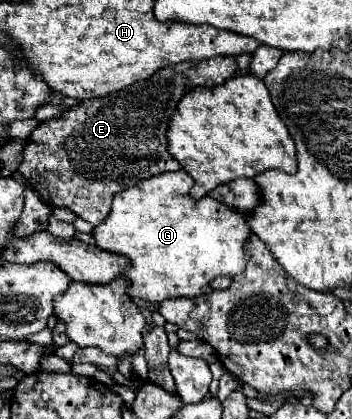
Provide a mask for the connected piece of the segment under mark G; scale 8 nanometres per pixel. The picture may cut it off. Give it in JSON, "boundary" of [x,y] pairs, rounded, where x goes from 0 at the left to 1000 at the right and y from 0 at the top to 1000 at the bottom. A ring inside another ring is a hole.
{"boundary":[[[520,408],[497,413],[452,413],[401,432],[321,470],[310,518],[264,542],[259,566],[270,570],[270,589],[287,599],[355,613],[366,632],[349,642],[349,656],[372,671],[361,685],[361,704],[372,714],[395,709],[423,723],[457,723],[463,714],[491,709],[554,709],[588,695],[588,680],[622,656],[679,656],[690,647],[690,628],[702,628],[696,585],[713,547],[702,542],[702,508],[651,504],[634,484],[577,470],[565,480],[543,475],[537,451],[548,427]]]}

